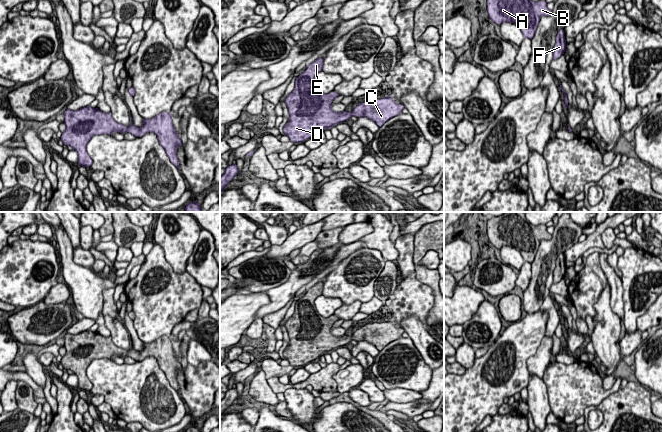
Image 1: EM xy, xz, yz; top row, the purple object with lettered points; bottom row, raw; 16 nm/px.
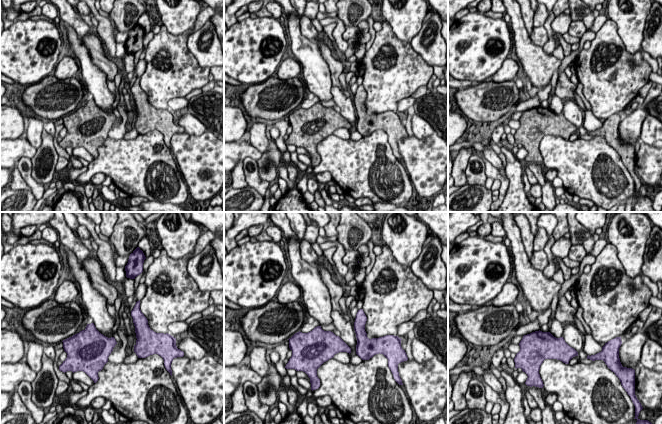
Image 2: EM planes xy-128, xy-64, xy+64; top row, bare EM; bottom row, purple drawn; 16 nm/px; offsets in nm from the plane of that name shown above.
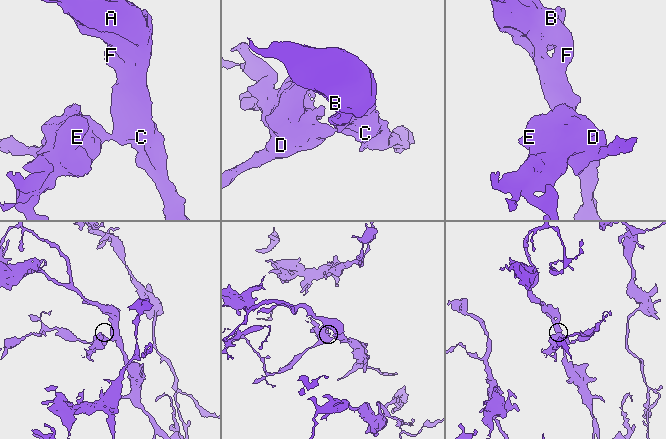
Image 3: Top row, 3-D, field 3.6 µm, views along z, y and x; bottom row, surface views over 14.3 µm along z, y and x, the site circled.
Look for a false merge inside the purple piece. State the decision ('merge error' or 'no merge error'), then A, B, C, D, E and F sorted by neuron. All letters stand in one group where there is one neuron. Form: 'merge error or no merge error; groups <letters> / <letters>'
no merge error; groups A B C D E F

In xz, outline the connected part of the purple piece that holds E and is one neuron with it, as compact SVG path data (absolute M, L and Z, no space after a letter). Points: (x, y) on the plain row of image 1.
M319 280L296 301L295 312L285 323L289 345L283 351L283 356L291 366L304 366L351 340L367 341L381 351L389 343L402 337L404 330L397 328L392 320L368 323L358 328L351 337L346 334L340 337L333 335L331 328L339 318L324 318L315 308L315 300L322 295L323 284Z

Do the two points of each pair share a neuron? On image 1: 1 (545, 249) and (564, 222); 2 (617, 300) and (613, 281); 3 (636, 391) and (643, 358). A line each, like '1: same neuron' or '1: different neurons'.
1: same neuron
2: same neuron
3: different neurons

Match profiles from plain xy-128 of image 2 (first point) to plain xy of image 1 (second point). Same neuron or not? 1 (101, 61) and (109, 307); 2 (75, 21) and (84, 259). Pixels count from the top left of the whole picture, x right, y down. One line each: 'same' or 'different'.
1: same
2: same

